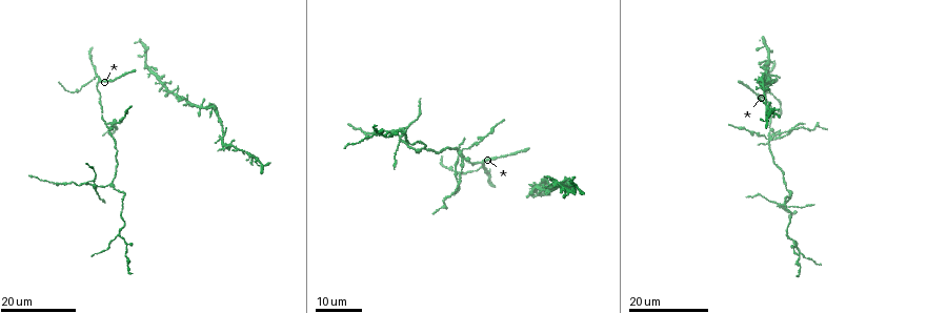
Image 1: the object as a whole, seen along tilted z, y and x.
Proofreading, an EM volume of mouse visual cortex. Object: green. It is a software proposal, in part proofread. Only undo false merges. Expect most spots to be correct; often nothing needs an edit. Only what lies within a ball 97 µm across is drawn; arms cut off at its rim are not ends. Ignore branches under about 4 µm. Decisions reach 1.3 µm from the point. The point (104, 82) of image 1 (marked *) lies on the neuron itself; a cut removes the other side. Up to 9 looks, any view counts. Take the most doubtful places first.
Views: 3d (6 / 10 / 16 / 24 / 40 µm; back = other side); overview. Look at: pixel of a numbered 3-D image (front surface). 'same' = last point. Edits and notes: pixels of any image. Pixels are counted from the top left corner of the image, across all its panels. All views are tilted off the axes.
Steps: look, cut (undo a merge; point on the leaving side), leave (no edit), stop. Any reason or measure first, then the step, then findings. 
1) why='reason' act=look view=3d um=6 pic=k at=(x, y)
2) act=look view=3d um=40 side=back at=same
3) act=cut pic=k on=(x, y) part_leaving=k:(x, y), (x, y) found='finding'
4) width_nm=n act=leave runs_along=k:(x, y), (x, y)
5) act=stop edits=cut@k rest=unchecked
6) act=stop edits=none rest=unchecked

why='side arm on a straight run' act=look view=3d um=24 pic=1 at=(86, 183)

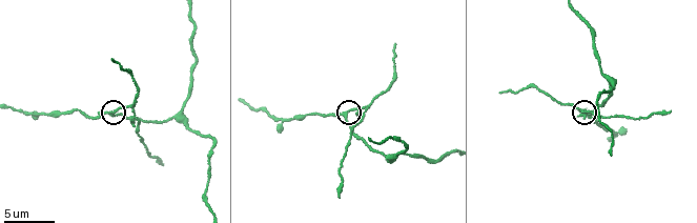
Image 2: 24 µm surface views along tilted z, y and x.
act=look view=3d um=10 pic=2 at=(109, 112)

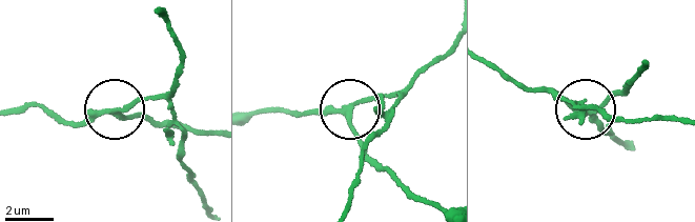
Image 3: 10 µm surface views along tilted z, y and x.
width_nm=190 act=cut pic=3 on=(130, 106) part_leaving=3:(102, 110), (169, 103), (210, 209) found='a second neuron is stuck on'

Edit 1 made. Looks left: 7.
why='three-way junction' act=look view=3d um=16 pic=2 at=(177, 119)

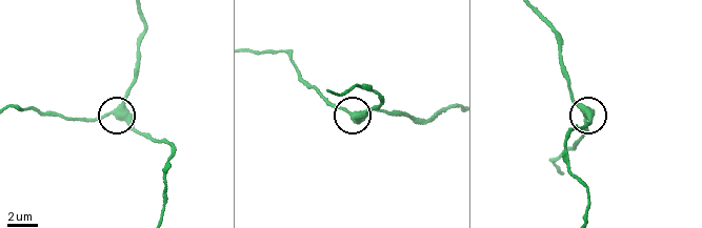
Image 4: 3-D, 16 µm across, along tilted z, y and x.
arms=3 act=leave found='continuous, no second neuron'

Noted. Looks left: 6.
why='three arms meet' act=look view=3d um=16 pic=1 at=(479, 162)

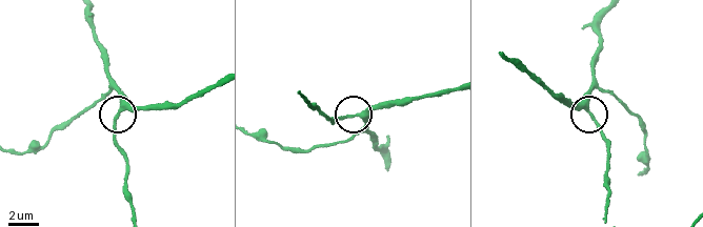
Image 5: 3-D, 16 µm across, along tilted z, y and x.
act=look view=3d um=10 pic=5 at=(590, 114)

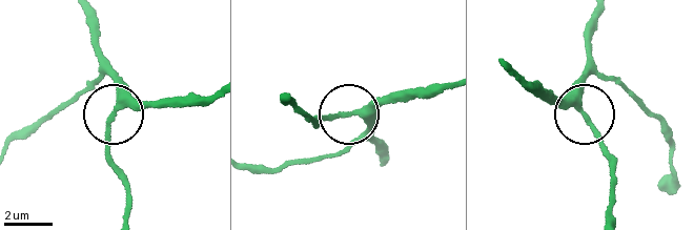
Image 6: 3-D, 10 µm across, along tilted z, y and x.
act=look view=3d um=10 side=back pic=6 at=(352, 114)

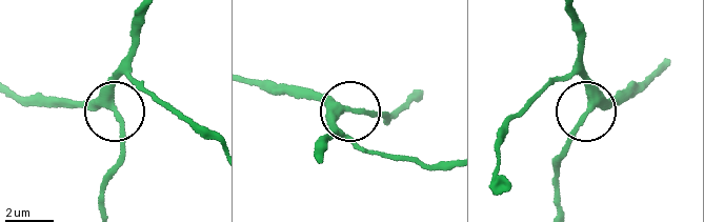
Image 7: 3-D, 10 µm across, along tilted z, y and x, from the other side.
arms=3 act=leave found='continuous, no second neuron'

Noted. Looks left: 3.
why='arms part here' act=look view=3d um=16 pic=1 at=(118, 234)

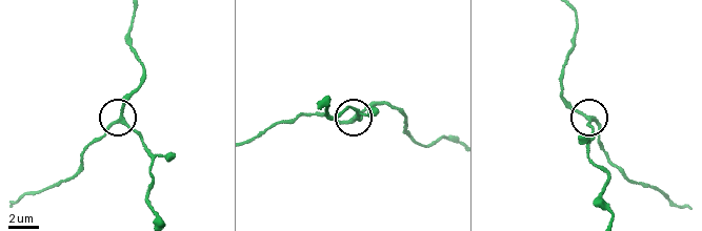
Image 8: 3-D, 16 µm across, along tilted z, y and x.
why='closer look' act=look view=3d um=6 pic=8 at=(122, 122)

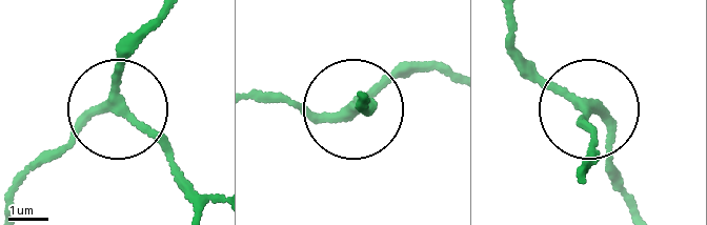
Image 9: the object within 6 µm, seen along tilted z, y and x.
act=leave runs_along=9:(517, 15), (529, 65), (604, 120), (634, 207) found='continuous, no second neuron'

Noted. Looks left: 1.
act=stop edits=cut@3 rest=unchecked

